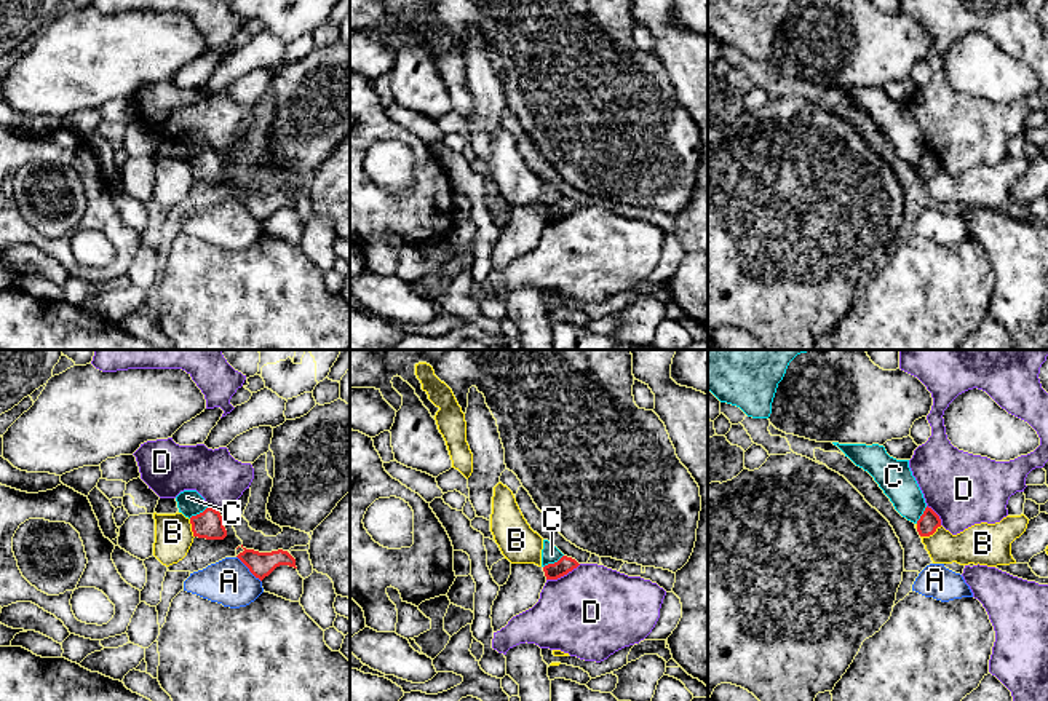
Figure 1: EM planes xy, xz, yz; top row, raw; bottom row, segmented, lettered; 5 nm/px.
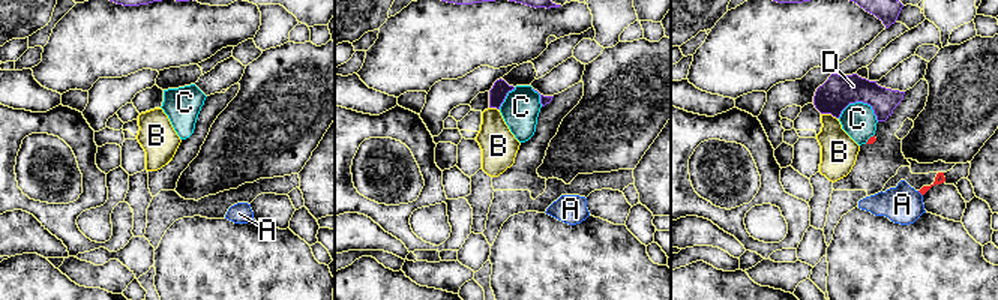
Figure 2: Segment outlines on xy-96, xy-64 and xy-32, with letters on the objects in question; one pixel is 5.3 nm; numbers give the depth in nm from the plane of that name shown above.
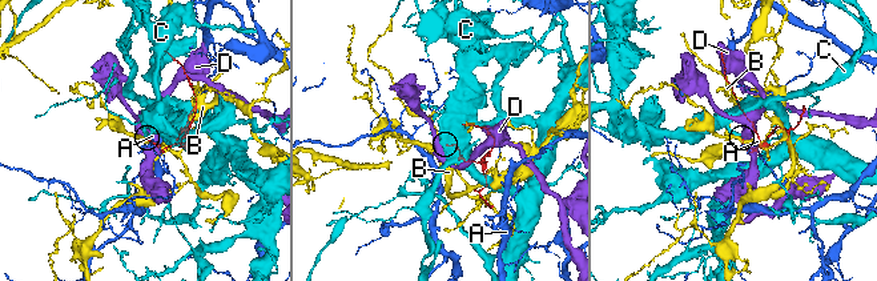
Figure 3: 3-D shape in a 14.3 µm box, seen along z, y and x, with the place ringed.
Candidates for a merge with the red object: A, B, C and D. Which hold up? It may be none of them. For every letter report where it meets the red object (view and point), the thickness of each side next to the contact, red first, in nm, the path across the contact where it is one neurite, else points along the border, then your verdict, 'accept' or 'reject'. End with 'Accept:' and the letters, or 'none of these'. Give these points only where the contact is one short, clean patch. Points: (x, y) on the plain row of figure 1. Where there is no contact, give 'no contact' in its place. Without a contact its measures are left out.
A: xy (248, 209) | 130/240 nm | along xy (237, 198), (261, 224) | reject
B: yz (930, 176) | 100/190 nm | reject
C: xz (555, 205) | 80/90 nm | along xz (563, 197), (543, 209) | reject
D: xz (563, 217) | 80/460 nm | reject
Accept: none of these

